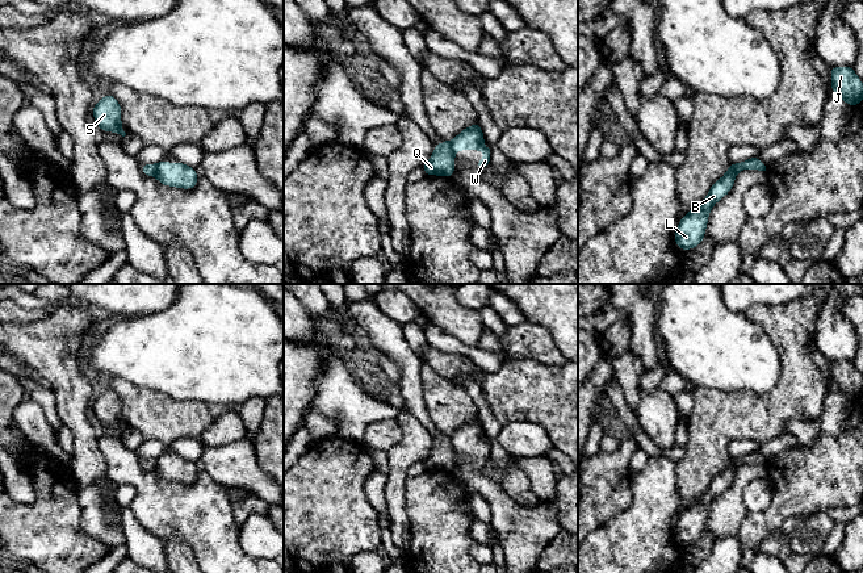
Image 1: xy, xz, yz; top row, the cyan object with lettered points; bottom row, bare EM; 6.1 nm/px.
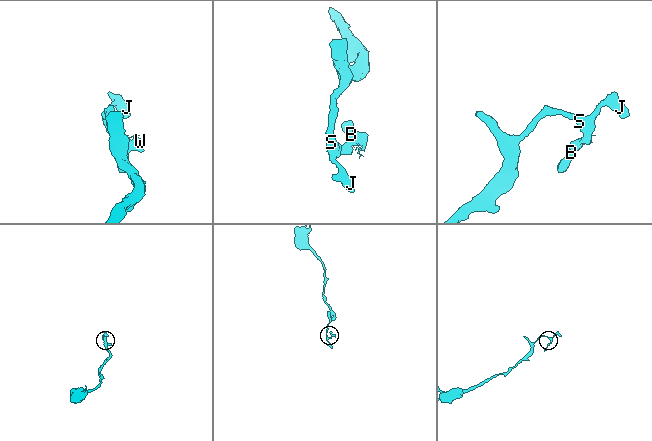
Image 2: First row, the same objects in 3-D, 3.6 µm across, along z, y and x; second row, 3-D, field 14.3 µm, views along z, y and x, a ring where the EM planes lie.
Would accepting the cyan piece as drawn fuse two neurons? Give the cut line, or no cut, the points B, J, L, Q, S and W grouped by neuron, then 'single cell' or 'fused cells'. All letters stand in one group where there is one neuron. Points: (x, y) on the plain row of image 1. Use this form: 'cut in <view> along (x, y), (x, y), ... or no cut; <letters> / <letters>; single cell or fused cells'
cut in xz along (448, 436), (453, 448); B L W / J Q S; fused cells

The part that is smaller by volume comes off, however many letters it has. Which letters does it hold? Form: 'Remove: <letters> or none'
Remove: B, L, W

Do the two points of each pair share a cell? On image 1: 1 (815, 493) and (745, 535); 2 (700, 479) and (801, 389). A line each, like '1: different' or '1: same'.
1: same
2: same

